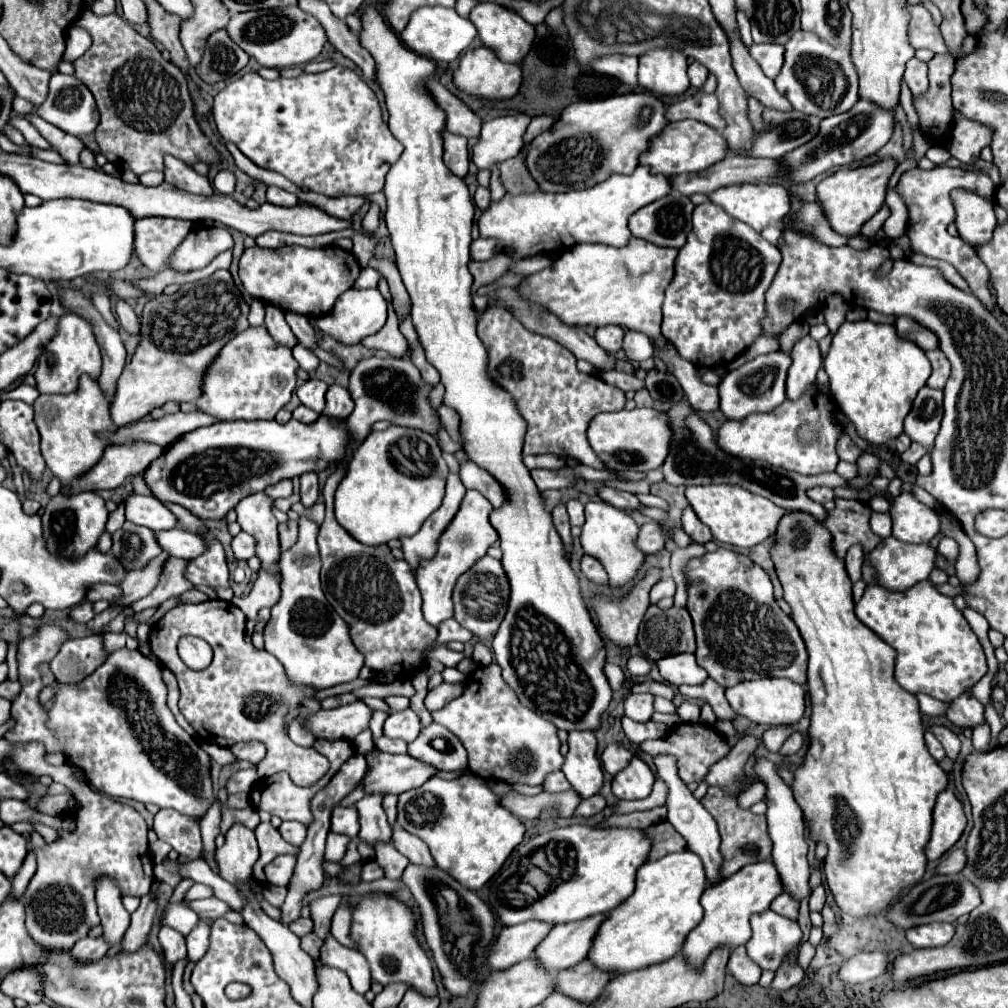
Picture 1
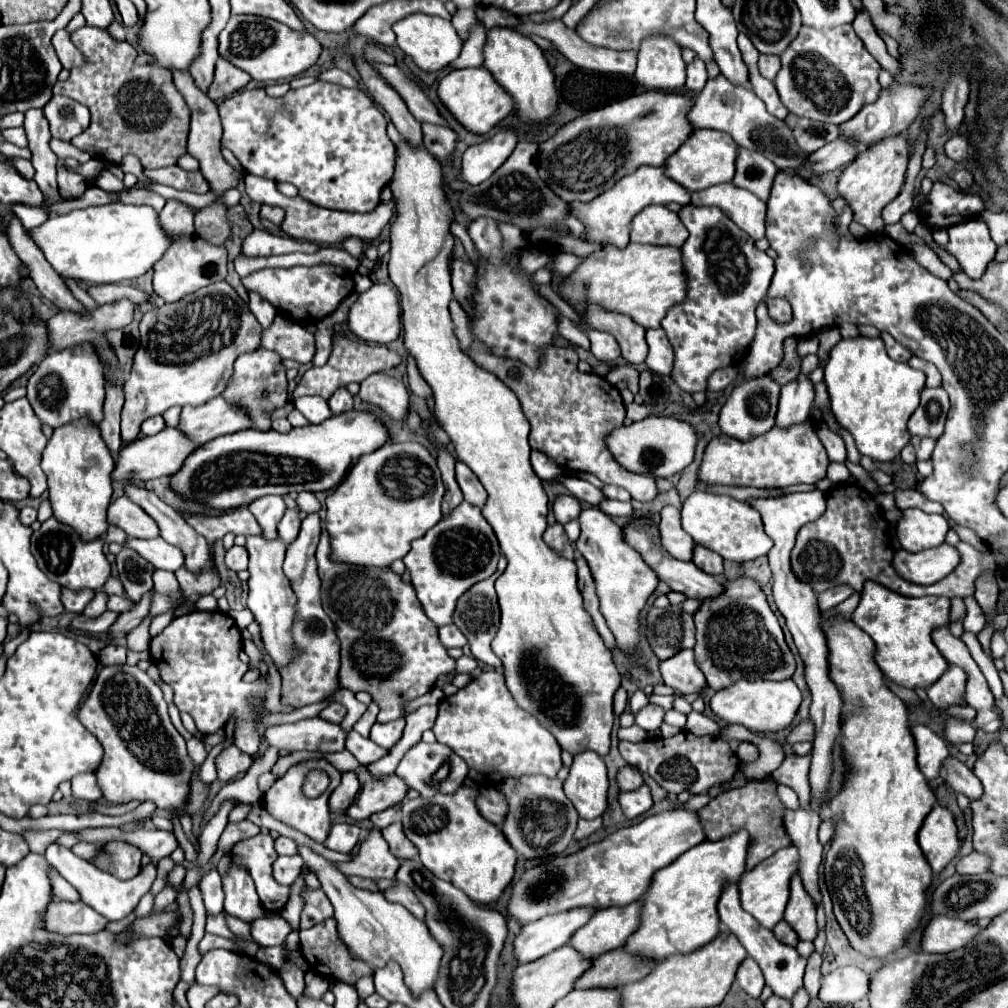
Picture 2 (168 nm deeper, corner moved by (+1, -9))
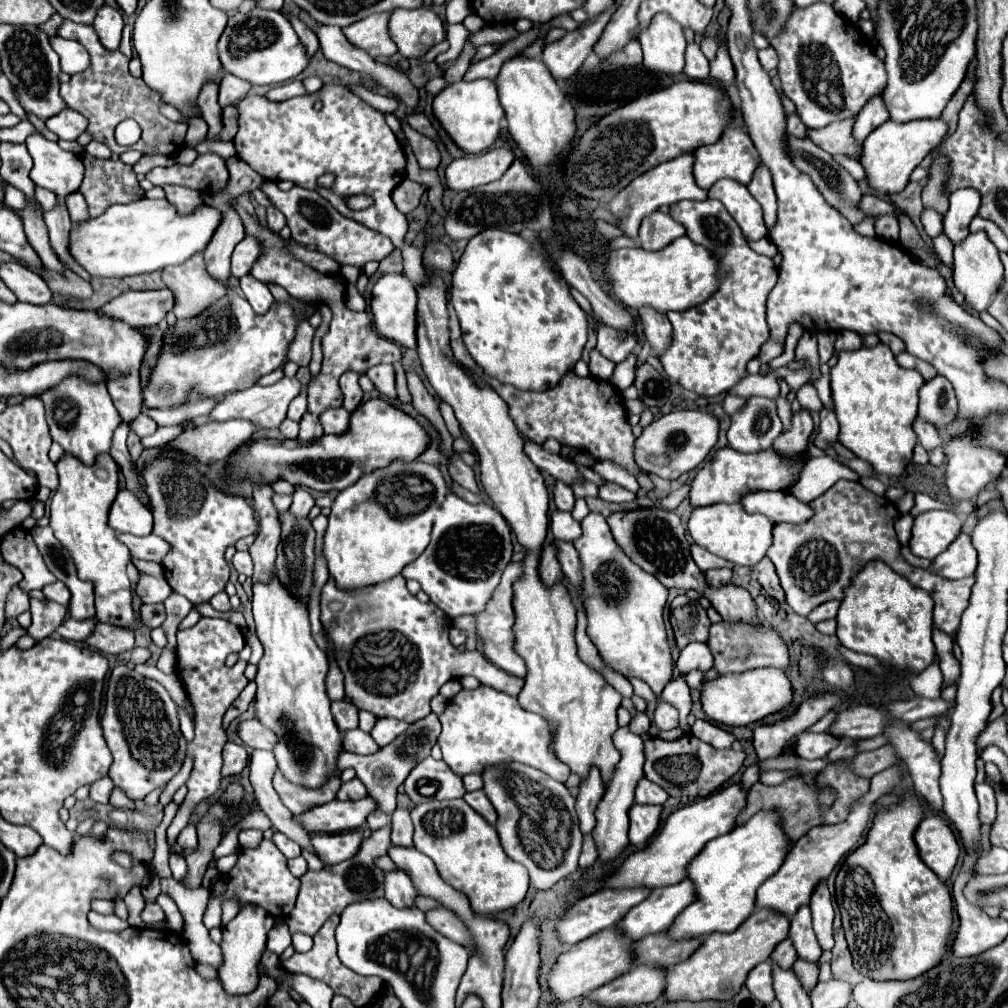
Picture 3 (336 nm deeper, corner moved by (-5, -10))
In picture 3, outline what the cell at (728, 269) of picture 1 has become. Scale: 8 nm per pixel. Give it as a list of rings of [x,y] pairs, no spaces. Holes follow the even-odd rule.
[[[682,200],[670,206],[670,216],[684,224],[686,236],[692,242],[708,248],[718,260],[720,286],[706,302],[684,312],[668,312],[674,334],[660,362],[666,374],[682,388],[706,398],[720,396],[746,376],[746,364],[758,356],[760,346],[768,340],[764,306],[776,284],[778,268],[772,258],[748,246],[742,230],[726,208],[722,208],[720,200]]]

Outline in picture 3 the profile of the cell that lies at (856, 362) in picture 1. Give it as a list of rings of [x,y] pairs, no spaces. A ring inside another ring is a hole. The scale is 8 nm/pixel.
[[[876,344],[872,348],[860,348],[854,352],[838,352],[838,364],[830,370],[832,376],[832,400],[840,422],[840,442],[852,450],[858,458],[872,464],[878,474],[898,476],[904,472],[906,464],[912,460],[912,450],[918,442],[912,422],[918,412],[918,390],[926,382],[922,374],[906,370],[896,362],[896,356],[886,344]]]

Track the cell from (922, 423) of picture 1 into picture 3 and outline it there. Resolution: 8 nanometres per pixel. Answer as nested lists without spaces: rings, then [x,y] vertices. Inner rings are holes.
[[[944,376],[928,380],[920,388],[918,416],[936,428],[944,428],[956,416],[956,396],[952,384]]]

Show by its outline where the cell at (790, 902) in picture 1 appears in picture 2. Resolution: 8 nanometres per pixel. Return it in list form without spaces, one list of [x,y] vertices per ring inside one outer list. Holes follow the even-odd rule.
[[[780,921],[780,923],[774,927],[774,935],[776,935],[776,939],[780,939],[780,941],[786,943],[786,945],[796,947],[796,943],[798,943],[798,935],[792,931],[792,927],[790,927],[786,921]]]

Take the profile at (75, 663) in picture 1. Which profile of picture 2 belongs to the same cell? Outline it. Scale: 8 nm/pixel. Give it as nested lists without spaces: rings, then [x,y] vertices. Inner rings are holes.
[[[108,645],[100,651],[100,663],[102,665],[121,665],[126,661],[126,647],[118,647],[118,645]]]

